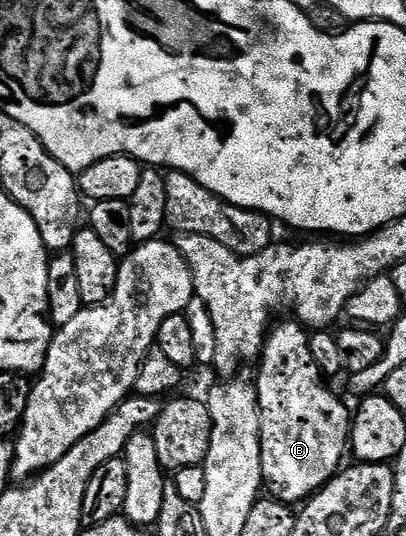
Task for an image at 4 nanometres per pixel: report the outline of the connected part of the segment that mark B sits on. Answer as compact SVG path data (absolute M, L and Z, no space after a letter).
M298 321L290 322L276 322L268 330L258 364L259 379L254 380L254 385L259 394L263 482L270 498L299 505L320 491L344 466L353 411L323 384L325 376L313 361L308 328Z

